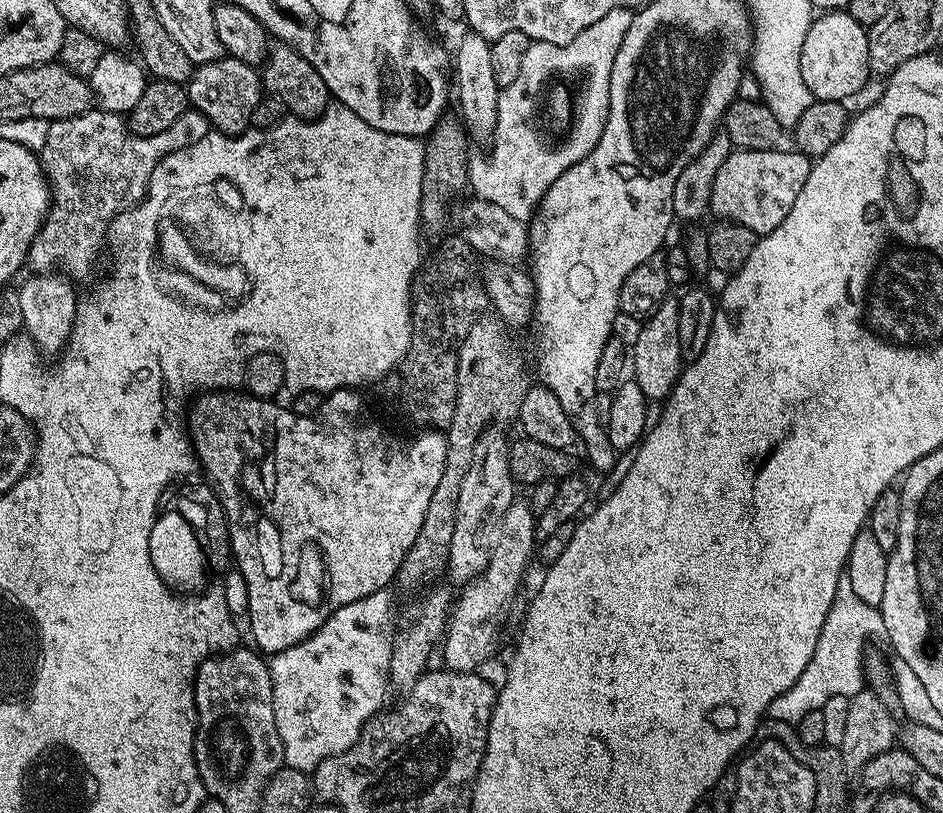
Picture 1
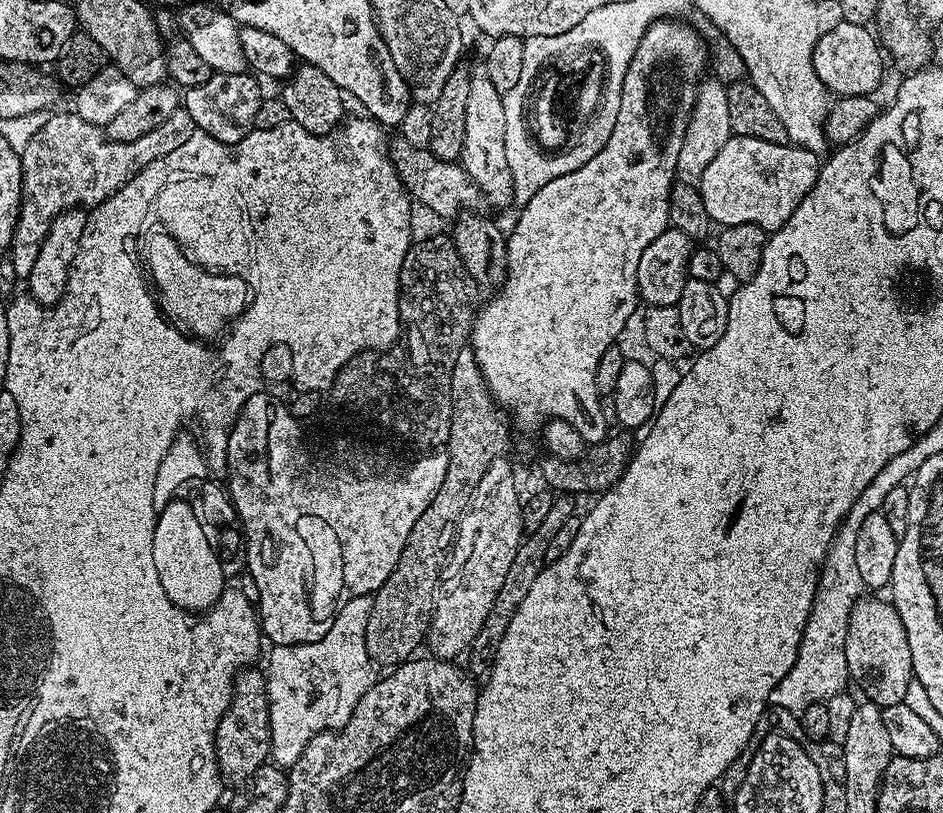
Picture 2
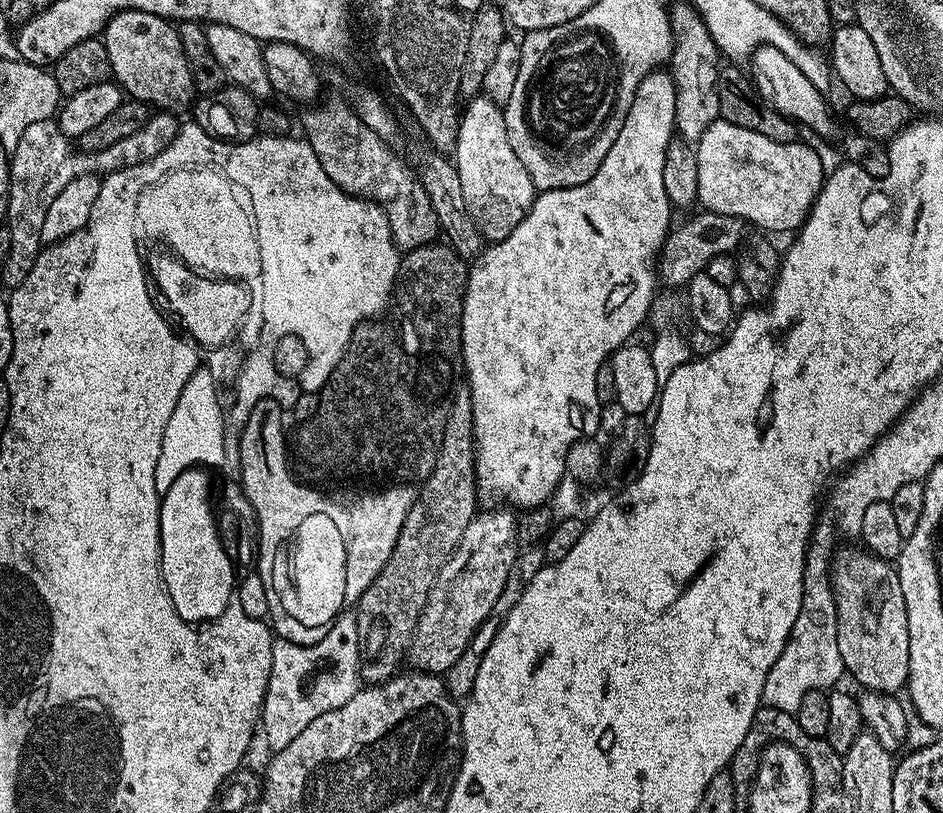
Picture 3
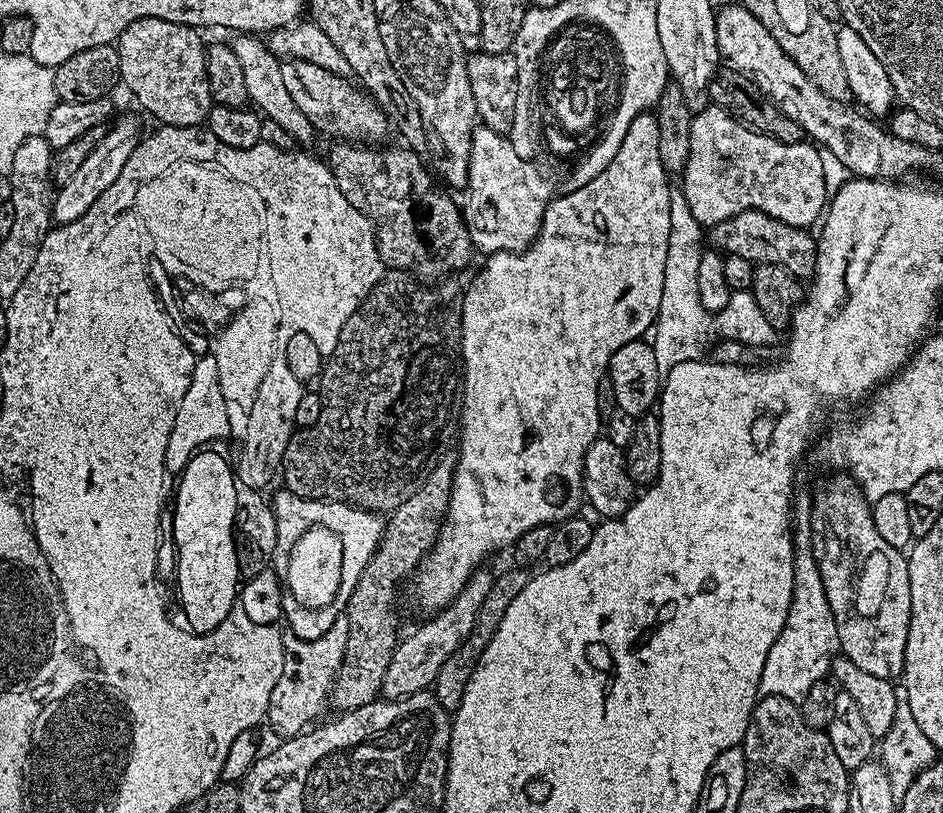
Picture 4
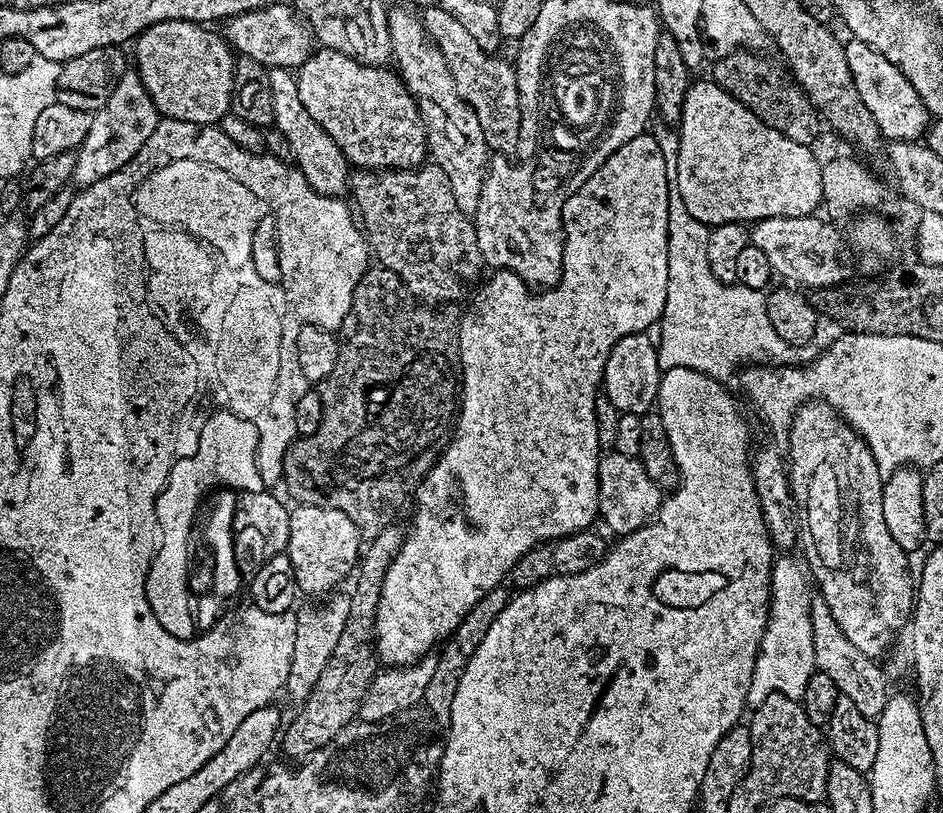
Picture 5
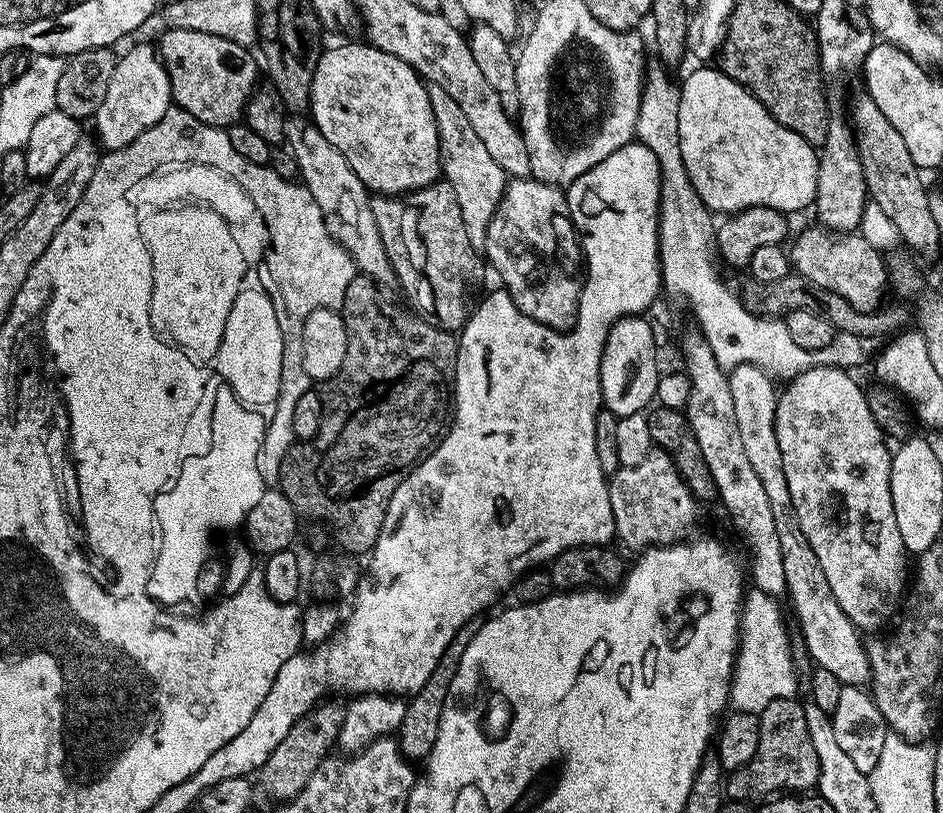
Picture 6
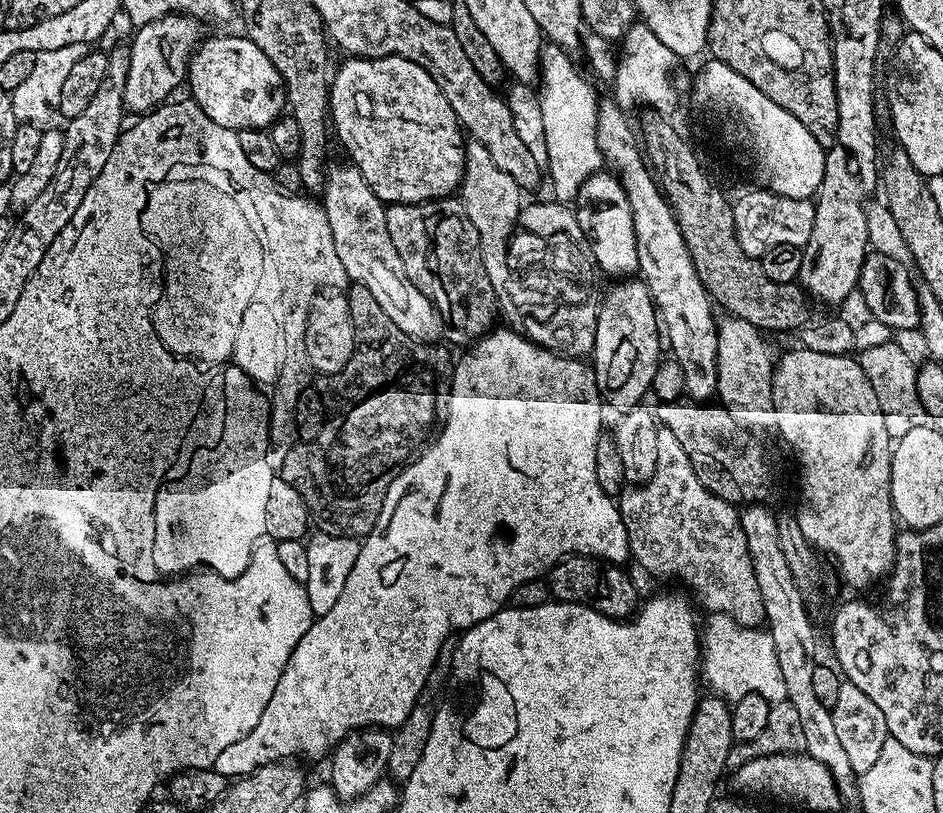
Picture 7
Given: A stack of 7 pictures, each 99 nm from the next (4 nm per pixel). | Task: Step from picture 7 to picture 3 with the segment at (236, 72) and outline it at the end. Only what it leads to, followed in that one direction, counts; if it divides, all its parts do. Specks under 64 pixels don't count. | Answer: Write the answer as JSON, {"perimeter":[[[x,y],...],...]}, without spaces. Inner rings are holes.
{"perimeter":[[[142,10],[118,12],[104,25],[102,39],[106,54],[110,54],[110,66],[115,83],[131,99],[140,100],[156,110],[181,114],[193,107],[194,85],[192,71],[180,41],[175,23],[146,14]]]}

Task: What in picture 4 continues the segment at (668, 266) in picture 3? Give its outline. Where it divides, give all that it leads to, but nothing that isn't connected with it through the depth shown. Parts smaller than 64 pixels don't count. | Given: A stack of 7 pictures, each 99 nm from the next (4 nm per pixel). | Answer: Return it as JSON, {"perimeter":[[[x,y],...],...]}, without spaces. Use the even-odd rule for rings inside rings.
{"perimeter":[[[753,208],[734,214],[710,228],[710,244],[713,249],[724,254],[739,254],[756,264],[786,266],[790,274],[801,278],[811,277],[815,273],[817,243],[817,237],[809,229],[795,228]]]}

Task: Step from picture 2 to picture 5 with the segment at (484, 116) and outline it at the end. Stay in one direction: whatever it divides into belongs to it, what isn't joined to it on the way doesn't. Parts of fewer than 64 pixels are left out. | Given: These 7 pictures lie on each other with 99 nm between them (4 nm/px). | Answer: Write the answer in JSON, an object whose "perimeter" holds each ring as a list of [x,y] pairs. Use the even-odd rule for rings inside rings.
{"perimeter":[[[496,154],[488,161],[488,170],[482,182],[482,198],[478,198],[478,210],[474,213],[476,237],[480,259],[489,269],[518,274],[533,290],[555,288],[564,269],[564,222],[562,208],[557,204],[540,204],[540,192],[536,180],[524,164],[515,164],[512,158]]]}

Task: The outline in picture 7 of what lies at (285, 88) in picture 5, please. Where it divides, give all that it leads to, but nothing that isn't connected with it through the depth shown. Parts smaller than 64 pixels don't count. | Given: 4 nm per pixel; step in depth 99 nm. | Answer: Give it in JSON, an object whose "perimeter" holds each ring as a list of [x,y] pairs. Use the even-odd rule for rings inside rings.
{"perimeter":[[[356,168],[327,169],[324,177],[322,207],[330,222],[330,234],[334,238],[334,250],[338,250],[338,259],[342,262],[342,270],[346,270],[352,284],[361,284],[374,294],[378,306],[390,314],[390,322],[402,330],[410,338],[421,342],[436,342],[440,335],[445,335],[444,317],[414,282],[406,274],[402,266],[402,258],[398,250],[394,250],[394,242],[390,242],[390,234],[386,230],[386,207],[366,186],[366,178]]]}

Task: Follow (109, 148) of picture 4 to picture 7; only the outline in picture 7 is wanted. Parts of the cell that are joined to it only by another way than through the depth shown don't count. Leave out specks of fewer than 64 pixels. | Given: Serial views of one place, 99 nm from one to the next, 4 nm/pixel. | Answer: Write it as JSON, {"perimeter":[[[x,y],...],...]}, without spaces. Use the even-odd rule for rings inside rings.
{"perimeter":[[[172,13],[141,25],[132,44],[129,45],[128,57],[130,68],[127,70],[126,87],[123,91],[124,106],[127,111],[143,114],[157,109],[165,103],[187,77],[188,61],[203,39],[201,21],[183,13]]]}

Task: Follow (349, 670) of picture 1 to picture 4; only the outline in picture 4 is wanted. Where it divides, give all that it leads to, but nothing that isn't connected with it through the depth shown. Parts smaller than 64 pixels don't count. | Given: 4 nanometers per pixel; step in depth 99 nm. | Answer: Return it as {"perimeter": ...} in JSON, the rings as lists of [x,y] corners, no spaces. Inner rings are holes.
{"perimeter":[[[337,618],[334,626],[330,626],[330,630],[326,630],[326,634],[322,634],[320,638],[303,640],[291,634],[284,636],[282,674],[278,674],[274,690],[270,690],[266,717],[266,724],[269,724],[280,738],[301,735],[317,719],[315,716],[323,710],[324,704],[326,708],[332,683],[336,680],[340,663],[344,660],[347,637],[348,621],[344,618]]]}

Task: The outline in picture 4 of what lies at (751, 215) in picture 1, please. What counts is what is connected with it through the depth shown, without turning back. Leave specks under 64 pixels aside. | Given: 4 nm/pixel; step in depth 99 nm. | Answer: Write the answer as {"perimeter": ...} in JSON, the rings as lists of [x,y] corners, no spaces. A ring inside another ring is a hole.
{"perimeter":[[[709,106],[695,113],[690,126],[690,156],[682,173],[682,187],[690,214],[701,226],[711,226],[739,212],[753,208],[770,214],[795,228],[811,229],[812,223],[825,215],[830,194],[826,190],[826,178],[822,178],[820,148],[808,142],[787,144],[775,140],[747,124],[741,124],[725,108]]]}

